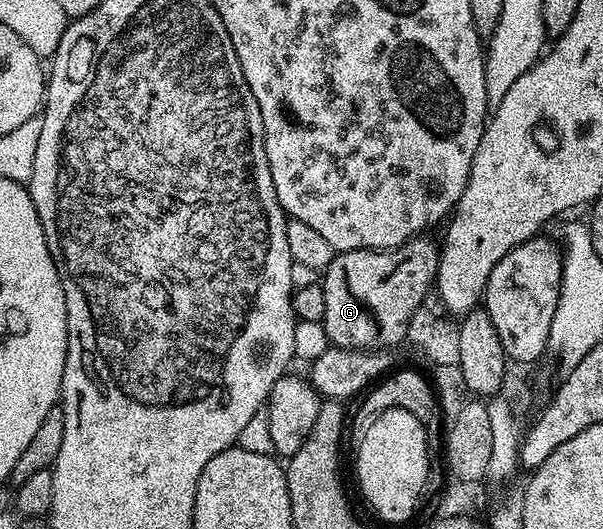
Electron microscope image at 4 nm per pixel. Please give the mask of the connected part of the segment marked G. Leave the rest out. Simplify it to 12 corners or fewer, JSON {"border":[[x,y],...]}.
{"border":[[429,235],[338,252],[319,284],[325,333],[392,350],[434,288]]}

